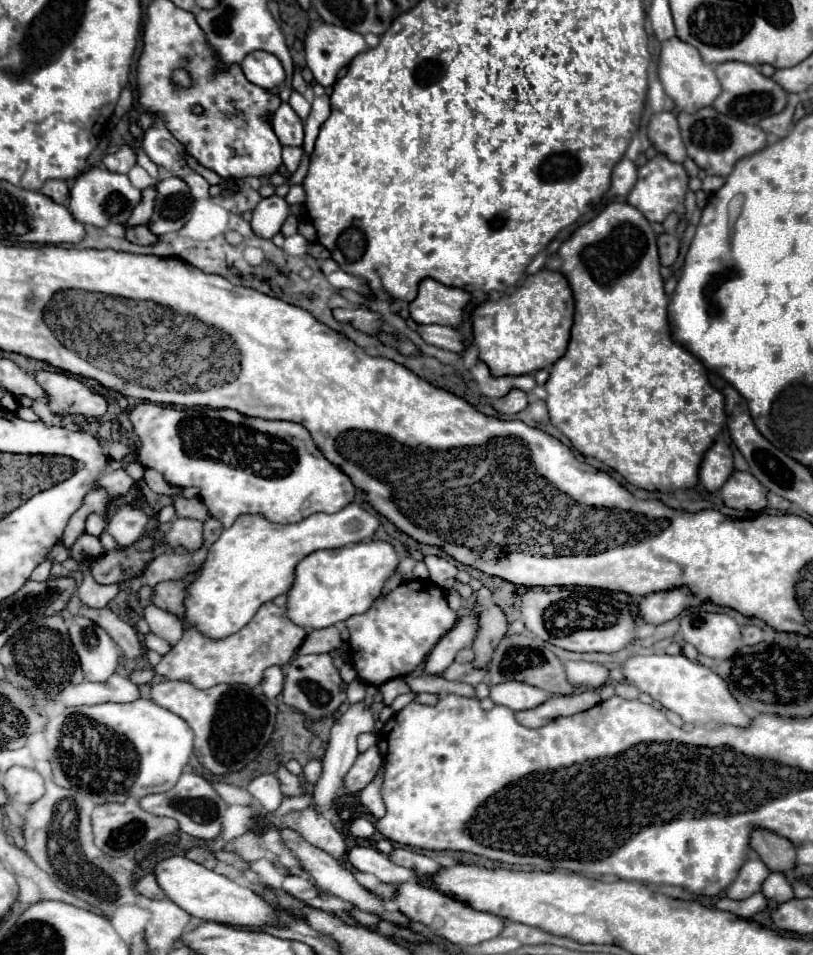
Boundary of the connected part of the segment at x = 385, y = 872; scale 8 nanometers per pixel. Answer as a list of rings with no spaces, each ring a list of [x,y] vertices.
[[[352,847],[348,851],[348,861],[362,873],[372,873],[376,875],[380,881],[384,883],[404,883],[404,881],[418,881],[418,883],[426,883],[426,879],[418,877],[412,869],[404,869],[394,865],[392,861],[388,861],[388,855],[380,853],[374,847]]]

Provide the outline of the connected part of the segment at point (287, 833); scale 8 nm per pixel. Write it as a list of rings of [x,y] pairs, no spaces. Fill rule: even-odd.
[[[280,829],[280,839],[282,839],[282,843],[296,855],[296,859],[300,859],[304,871],[314,879],[314,883],[318,885],[320,891],[330,893],[330,895],[334,895],[334,897],[338,897],[338,899],[342,899],[342,901],[348,901],[348,903],[354,905],[356,909],[366,911],[366,913],[372,913],[372,915],[376,915],[376,917],[380,917],[380,919],[384,919],[384,921],[388,921],[388,923],[392,923],[392,925],[396,925],[396,927],[410,927],[412,921],[410,921],[404,913],[400,913],[400,911],[386,911],[382,899],[376,897],[374,893],[370,893],[368,889],[364,889],[364,887],[356,881],[356,877],[352,875],[352,871],[348,871],[342,863],[338,863],[334,857],[330,857],[330,855],[324,853],[322,849],[318,849],[318,847],[310,845],[308,841],[304,841],[296,831],[292,831],[292,829]]]

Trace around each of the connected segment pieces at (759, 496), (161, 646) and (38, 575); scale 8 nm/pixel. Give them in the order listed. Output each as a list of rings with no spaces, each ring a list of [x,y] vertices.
[[[734,469],[728,481],[720,489],[724,505],[738,509],[738,511],[750,511],[758,513],[766,507],[766,489],[752,477],[750,473]]]
[[[146,633],[146,635],[144,635],[144,645],[146,645],[146,649],[158,651],[160,655],[166,655],[166,653],[170,651],[170,645],[168,645],[164,639],[156,637],[154,633]]]
[[[46,559],[44,563],[40,563],[34,569],[34,573],[30,575],[30,579],[34,579],[34,581],[46,581],[50,577],[50,569],[52,569],[52,559]]]

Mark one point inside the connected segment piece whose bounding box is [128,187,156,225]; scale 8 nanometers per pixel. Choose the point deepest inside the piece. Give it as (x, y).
(143, 212)

